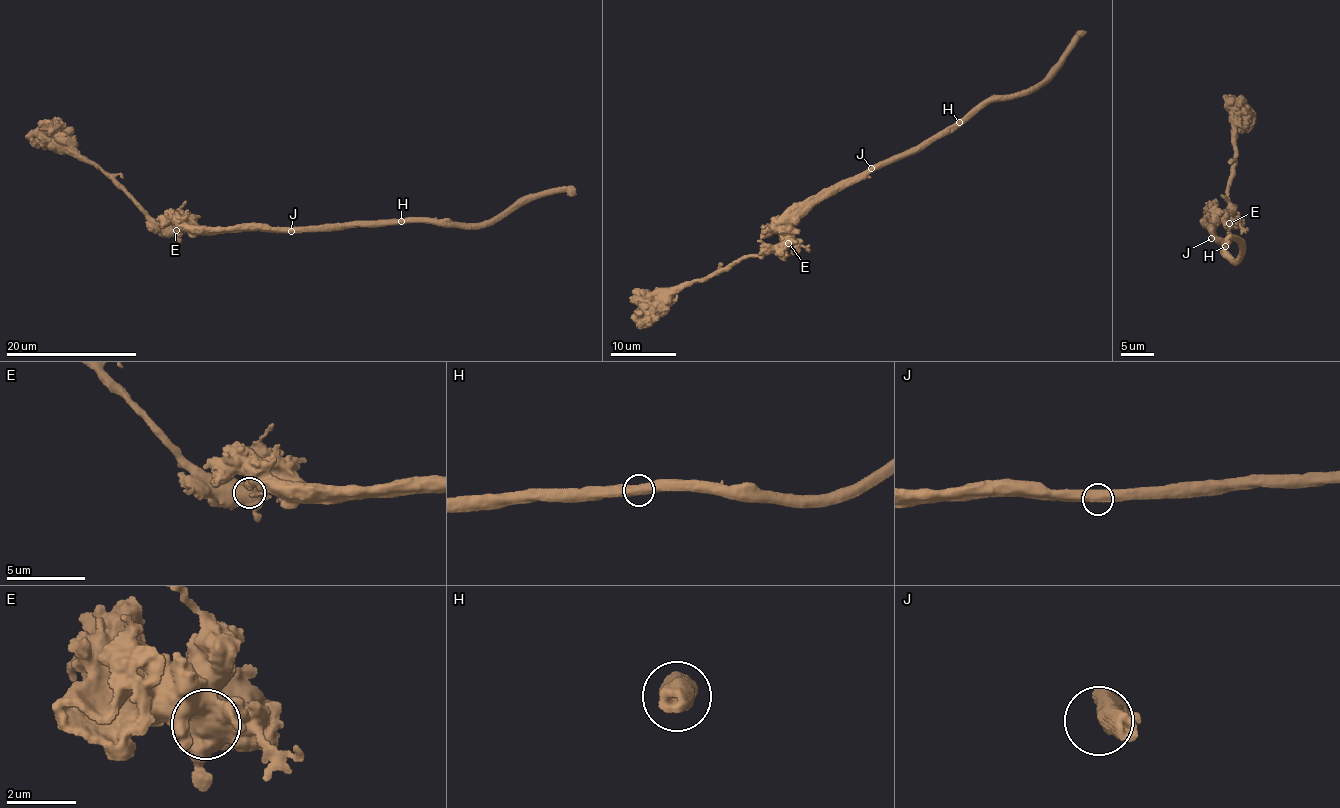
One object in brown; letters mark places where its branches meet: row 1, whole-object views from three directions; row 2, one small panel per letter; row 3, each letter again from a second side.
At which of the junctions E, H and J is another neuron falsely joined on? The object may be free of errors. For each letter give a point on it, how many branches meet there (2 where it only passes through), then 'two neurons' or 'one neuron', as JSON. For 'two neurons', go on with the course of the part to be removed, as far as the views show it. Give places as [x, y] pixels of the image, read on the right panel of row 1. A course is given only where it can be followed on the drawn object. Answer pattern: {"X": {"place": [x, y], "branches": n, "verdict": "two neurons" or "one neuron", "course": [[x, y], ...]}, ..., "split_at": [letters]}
{"E": {"place": [1229, 223], "branches": 3, "verdict": "one neuron"}, "H": {"place": [1225, 246], "branches": 2, "verdict": "one neuron"}, "J": {"place": [1211, 238], "branches": 2, "verdict": "one neuron"}, "split_at": []}

